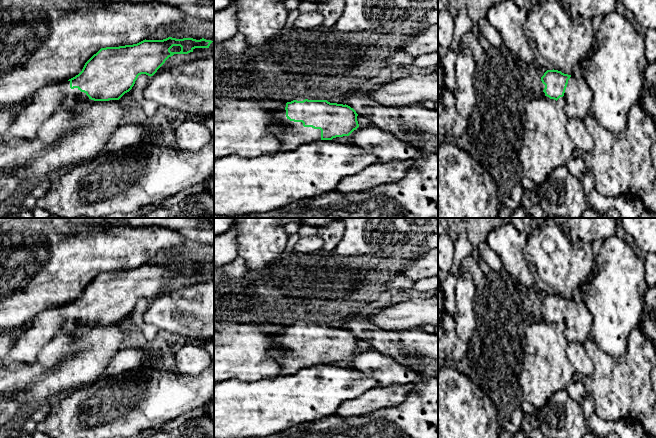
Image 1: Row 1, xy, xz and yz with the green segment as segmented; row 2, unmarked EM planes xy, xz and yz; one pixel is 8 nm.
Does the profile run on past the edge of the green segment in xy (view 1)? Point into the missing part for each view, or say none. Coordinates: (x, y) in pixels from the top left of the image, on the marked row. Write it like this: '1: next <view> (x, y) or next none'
1: next xy (44, 102)

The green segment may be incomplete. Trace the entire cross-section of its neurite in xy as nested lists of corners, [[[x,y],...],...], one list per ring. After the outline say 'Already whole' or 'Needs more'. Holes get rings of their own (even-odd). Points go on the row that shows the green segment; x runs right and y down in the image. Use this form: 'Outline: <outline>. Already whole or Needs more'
Outline: [[[168,37],[163,40],[145,39],[133,45],[101,48],[75,77],[62,83],[44,86],[36,91],[27,105],[17,113],[4,140],[10,142],[13,139],[35,139],[41,125],[60,107],[80,109],[83,103],[119,100],[132,89],[139,75],[146,74],[151,77],[174,54],[188,54],[195,48],[209,48],[212,42],[204,38],[196,40]]]. Needs more

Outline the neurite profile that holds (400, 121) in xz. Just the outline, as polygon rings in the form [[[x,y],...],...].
[[[349,93],[343,96],[345,104],[353,108],[360,116],[372,119],[372,126],[388,132],[416,147],[422,156],[438,154],[438,110],[428,109],[422,103],[403,106],[385,106],[368,94]]]

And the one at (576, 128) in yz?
[[[574,117],[566,124],[567,133],[574,146],[582,153],[590,152],[595,147],[594,139],[587,131],[584,120]]]

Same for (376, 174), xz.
[[[394,160],[370,164],[356,175],[342,179],[336,187],[341,194],[366,191],[385,183],[396,183],[403,179],[415,160]]]

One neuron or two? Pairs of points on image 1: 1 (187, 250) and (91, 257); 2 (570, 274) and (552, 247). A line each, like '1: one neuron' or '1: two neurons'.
1: two neurons
2: one neuron

